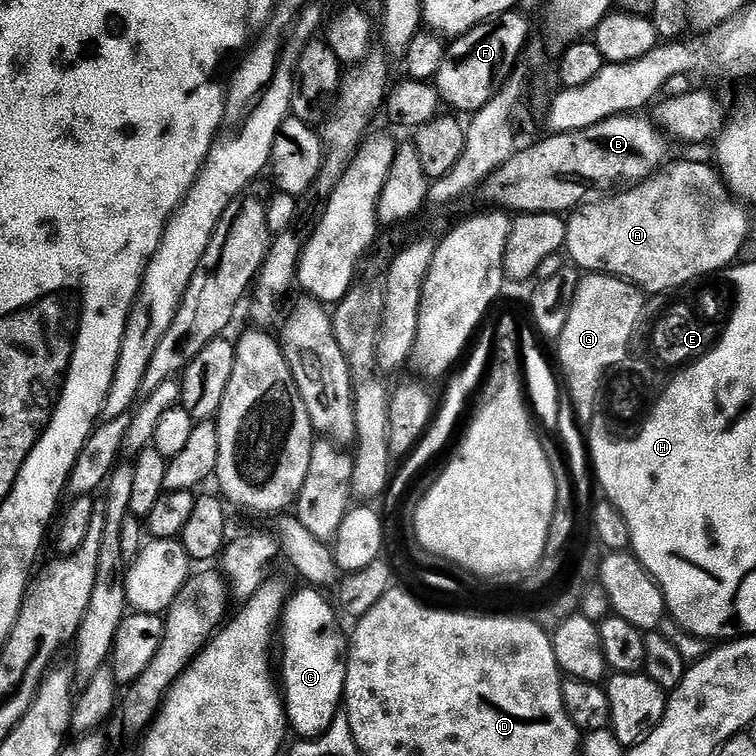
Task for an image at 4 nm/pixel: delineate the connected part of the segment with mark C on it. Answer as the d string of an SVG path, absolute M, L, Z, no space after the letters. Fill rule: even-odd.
M304 586L304 589L300 593L293 595L291 599L287 601L286 609L282 617L282 636L284 632L284 680L282 676L282 695L284 697L284 703L286 705L286 711L288 713L288 722L293 733L297 732L297 737L300 738L320 738L323 737L323 732L331 726L336 720L336 712L341 711L342 701L344 699L344 675L348 669L348 662L346 659L346 632L340 629L340 624L336 621L336 616L338 617L338 612L335 607L330 603L328 605L328 600L323 596L323 591L317 590L312 586Z

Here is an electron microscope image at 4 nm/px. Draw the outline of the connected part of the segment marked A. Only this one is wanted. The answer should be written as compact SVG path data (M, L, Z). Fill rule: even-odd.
M680 160L677 164L668 162L659 170L645 175L639 182L625 187L628 189L625 192L618 193L617 196L608 196L605 200L594 201L593 204L581 203L566 220L568 225L566 252L571 263L588 274L607 274L618 276L621 280L628 280L648 294L667 294L674 288L683 288L686 282L696 280L699 276L708 276L711 272L718 272L722 268L735 265L738 260L736 255L739 254L740 247L748 240L748 216L743 212L745 209L737 203L732 193L729 192L728 186L724 183L719 171L711 163L708 164L699 164L696 160Z

